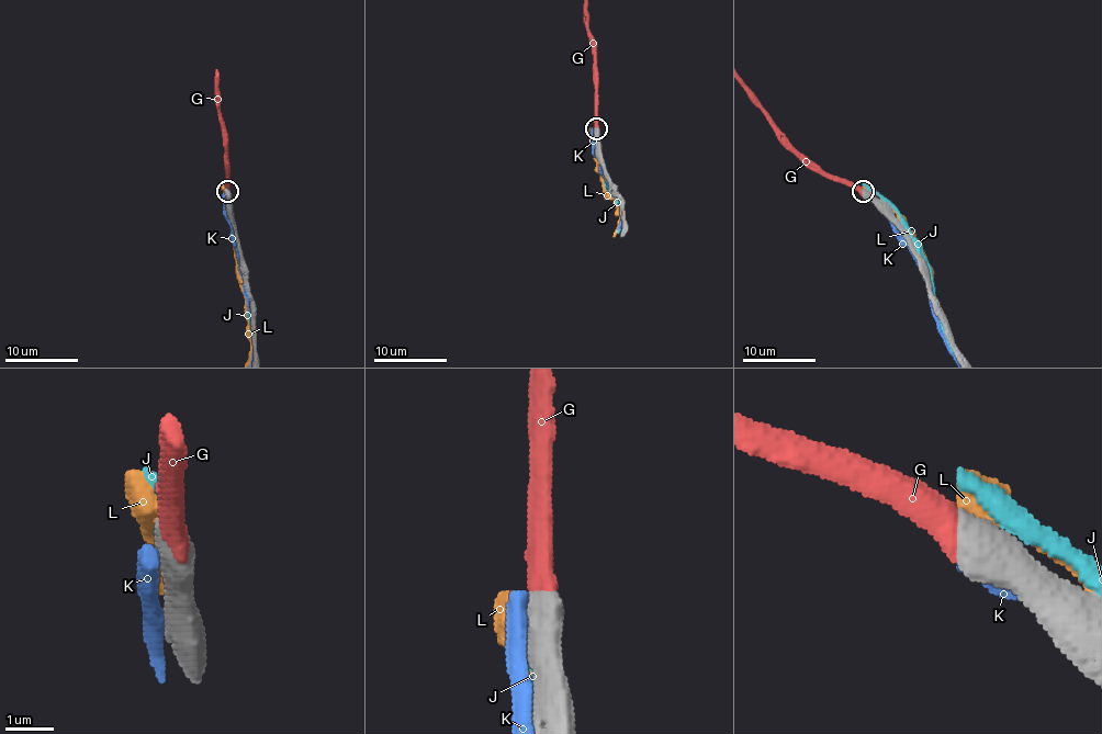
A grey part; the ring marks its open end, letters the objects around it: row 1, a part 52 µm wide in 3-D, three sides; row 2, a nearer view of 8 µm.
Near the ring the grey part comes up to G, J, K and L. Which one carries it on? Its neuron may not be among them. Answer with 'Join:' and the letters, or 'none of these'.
Join: G

